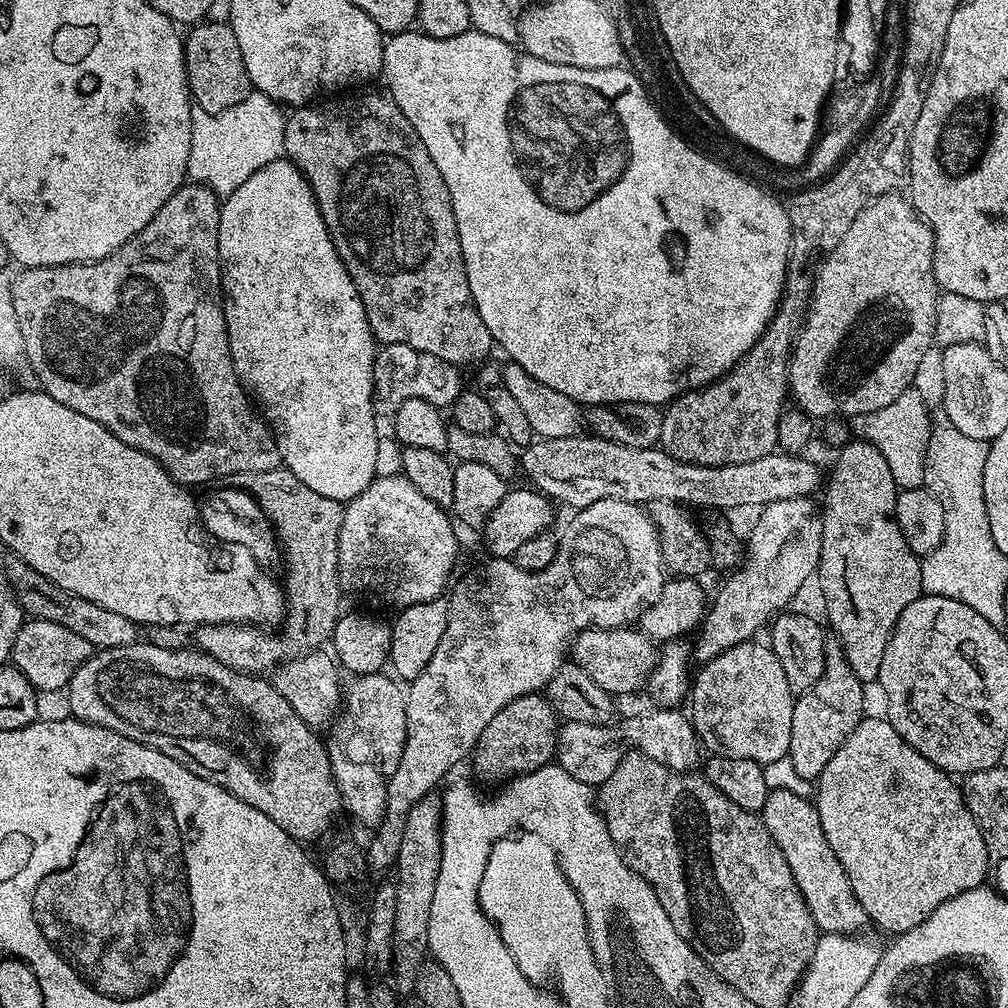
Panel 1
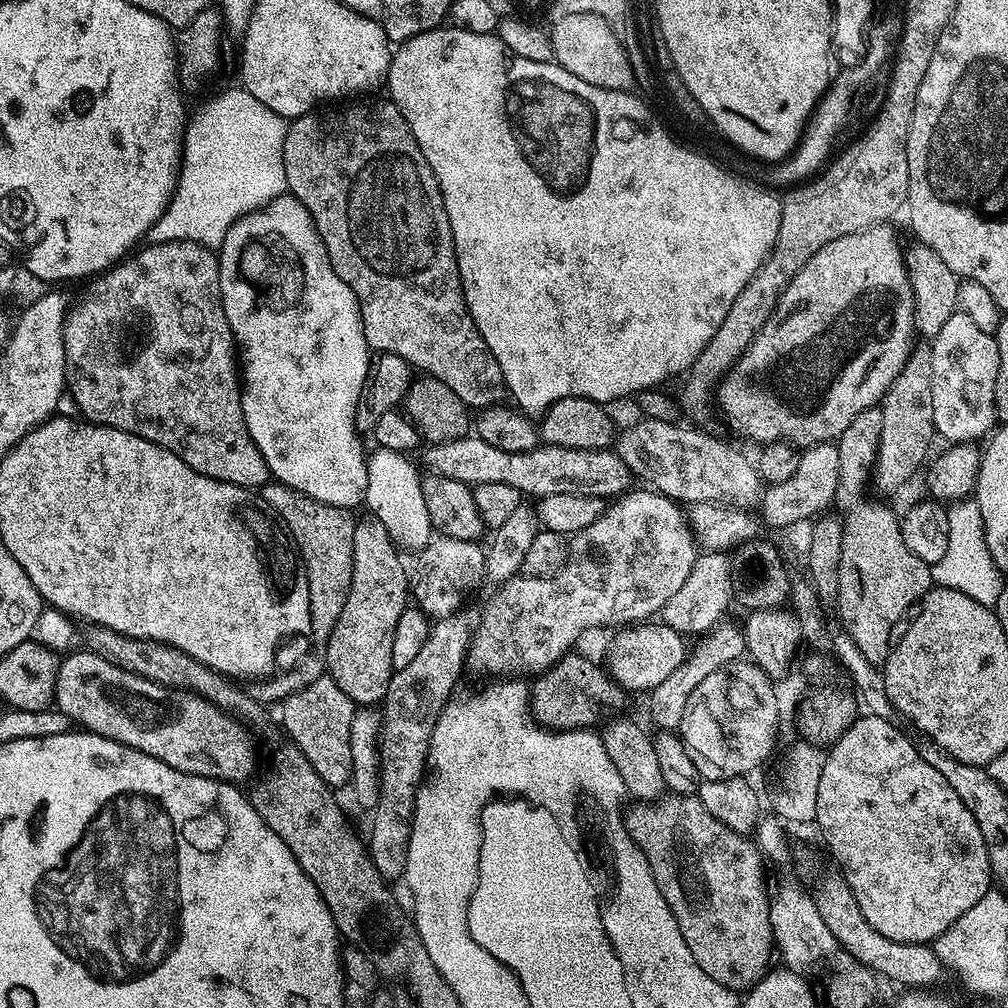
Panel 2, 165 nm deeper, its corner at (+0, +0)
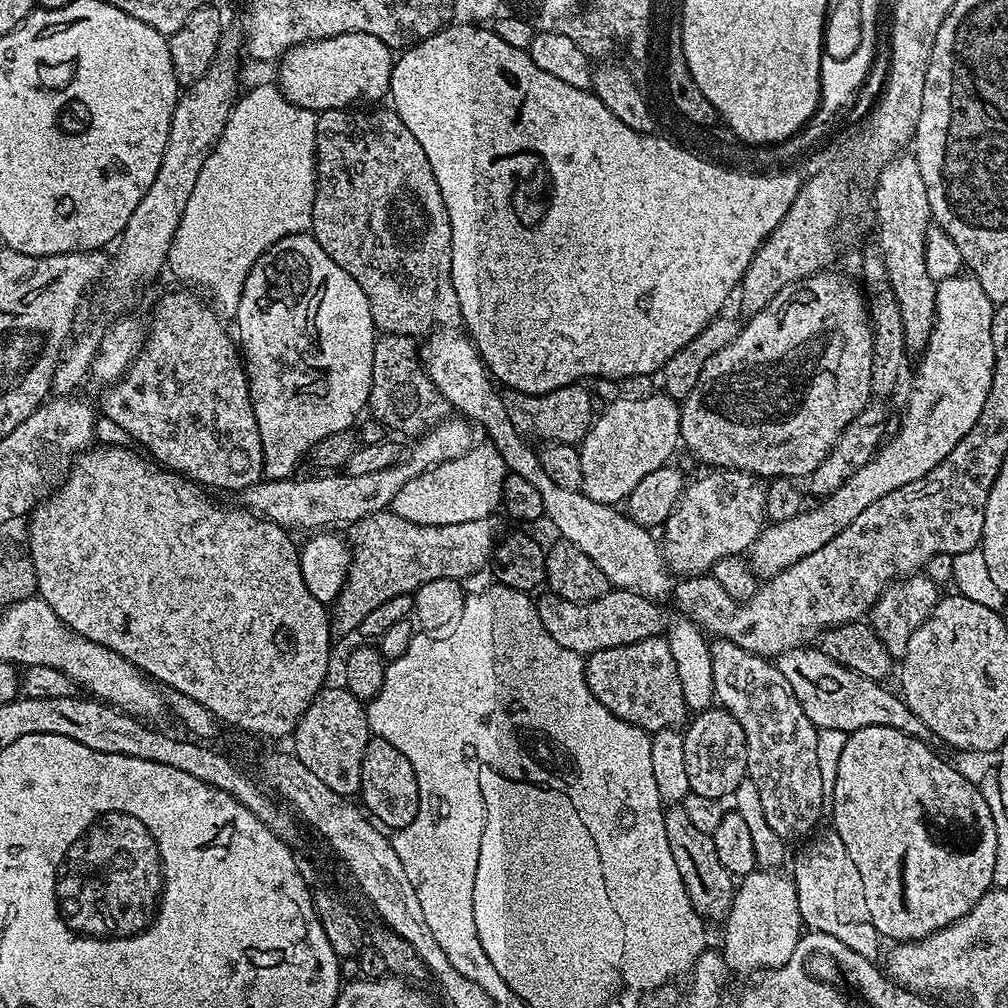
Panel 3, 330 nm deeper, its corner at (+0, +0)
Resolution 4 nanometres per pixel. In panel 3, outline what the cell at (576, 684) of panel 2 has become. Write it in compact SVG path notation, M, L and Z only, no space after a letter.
M663 635L587 653L584 673L594 698L598 698L610 714L638 726L643 732L651 734L664 728L679 729L689 719L678 667Z

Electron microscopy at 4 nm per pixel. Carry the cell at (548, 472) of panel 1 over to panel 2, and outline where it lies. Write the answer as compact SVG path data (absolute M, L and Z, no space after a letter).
M469 434L461 440L445 440L429 443L423 449L424 464L433 476L454 478L458 482L475 486L486 482L506 482L525 497L543 498L550 494L586 494L616 498L629 491L634 475L615 451L598 449L568 449L558 445L537 446L530 452L498 450L490 442L482 442L479 436Z

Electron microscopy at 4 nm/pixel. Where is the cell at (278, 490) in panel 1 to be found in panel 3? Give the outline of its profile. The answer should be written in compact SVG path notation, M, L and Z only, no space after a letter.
M375 512L351 525L351 568L331 605L330 631L333 637L348 636L371 612L376 612L387 600L416 589L432 579L466 581L479 568L489 567L496 551L500 532L499 515L481 520L464 520L460 524L415 524L397 512Z

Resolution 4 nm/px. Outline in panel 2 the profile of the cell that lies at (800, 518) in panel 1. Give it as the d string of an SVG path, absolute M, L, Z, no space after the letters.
M728 622L713 628L711 632L707 633L706 640L708 640L706 648L696 651L693 649L683 664L674 670L670 678L659 683L650 692L652 701L648 704L648 712L652 715L653 722L662 728L661 730L679 729L682 714L686 714L686 702L690 702L690 694L694 694L698 682L702 682L702 678L706 678L706 674L714 674L719 668L728 668L745 655L743 631L739 627L731 628Z

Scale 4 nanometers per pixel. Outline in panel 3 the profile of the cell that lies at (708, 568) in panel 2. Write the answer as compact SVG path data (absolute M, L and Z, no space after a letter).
M971 274L950 276L937 283L936 321L923 352L919 353L920 365L916 368L916 377L913 378L912 389L908 392L908 405L904 408L900 429L893 436L891 433L881 443L875 456L870 462L866 462L866 466L862 466L862 470L858 470L842 486L838 486L838 490L823 497L817 508L801 510L789 521L769 523L763 529L750 547L750 555L752 554L750 567L757 577L777 576L794 562L814 554L814 550L822 550L822 546L826 546L830 538L846 530L846 526L850 526L850 522L854 522L854 518L858 518L858 514L862 514L862 510L866 510L870 502L878 502L882 494L890 494L890 490L898 490L898 486L906 486L906 482L915 482L930 474L930 470L941 464L946 454L950 454L950 450L954 450L954 446L958 446L958 442L962 442L962 438L966 438L966 434L974 430L978 414L982 414L982 406L986 406L994 374L993 311L992 299L988 297L986 290L982 290L975 276Z

